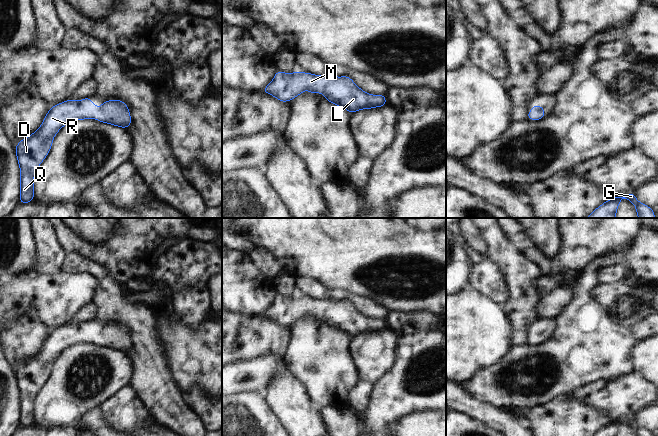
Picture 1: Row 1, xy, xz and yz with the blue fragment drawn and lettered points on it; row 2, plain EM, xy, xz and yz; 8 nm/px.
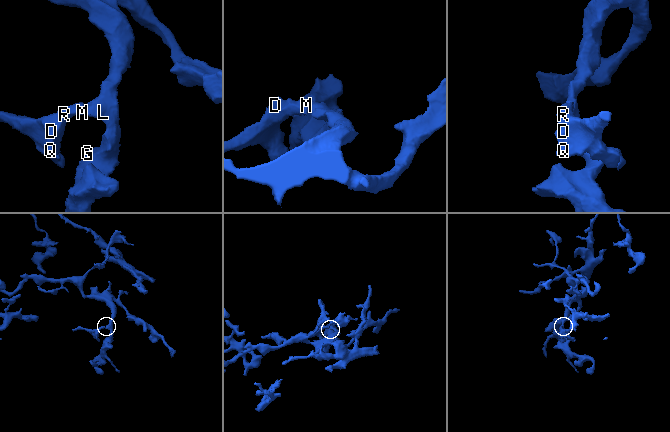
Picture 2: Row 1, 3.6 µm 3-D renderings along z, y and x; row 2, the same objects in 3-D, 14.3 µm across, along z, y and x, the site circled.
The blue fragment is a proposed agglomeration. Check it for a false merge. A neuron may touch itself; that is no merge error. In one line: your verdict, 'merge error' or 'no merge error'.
no merge error

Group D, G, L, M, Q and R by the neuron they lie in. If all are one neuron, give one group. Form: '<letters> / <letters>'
D G L M Q R

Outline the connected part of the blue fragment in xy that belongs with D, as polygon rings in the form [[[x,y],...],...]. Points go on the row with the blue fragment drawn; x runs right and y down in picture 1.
[[[89,97],[79,100],[66,100],[50,107],[41,126],[15,147],[20,167],[20,203],[34,200],[34,175],[48,155],[53,138],[66,124],[75,120],[96,119],[102,123],[121,128],[131,125],[128,106],[122,100],[104,101],[99,108]]]

